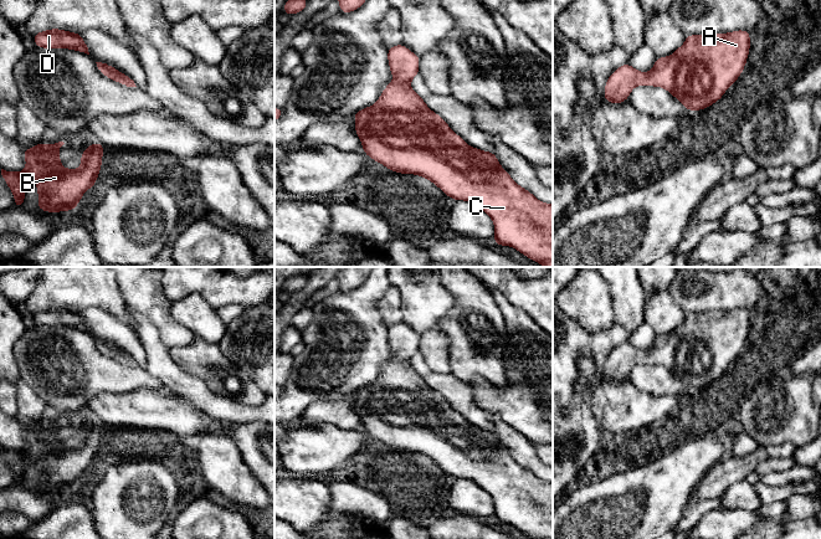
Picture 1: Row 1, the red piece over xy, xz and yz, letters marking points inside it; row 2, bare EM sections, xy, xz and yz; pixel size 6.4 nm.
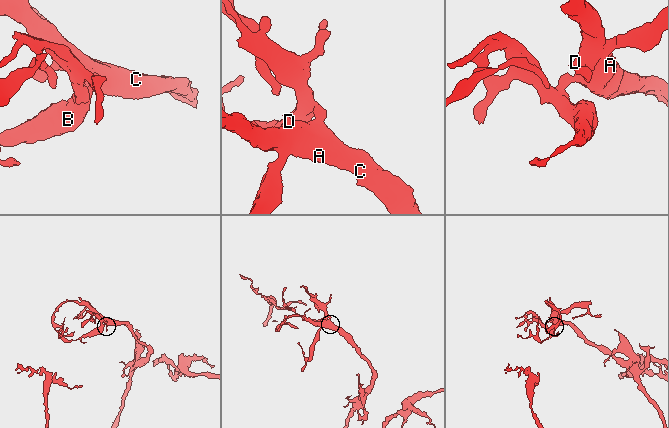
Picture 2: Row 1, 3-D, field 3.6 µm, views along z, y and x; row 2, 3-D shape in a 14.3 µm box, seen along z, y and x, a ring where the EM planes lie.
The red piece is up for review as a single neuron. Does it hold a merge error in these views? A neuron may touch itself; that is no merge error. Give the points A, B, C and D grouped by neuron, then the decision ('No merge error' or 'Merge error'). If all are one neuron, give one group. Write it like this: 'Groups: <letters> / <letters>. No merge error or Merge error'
Groups: A B C D. No merge error

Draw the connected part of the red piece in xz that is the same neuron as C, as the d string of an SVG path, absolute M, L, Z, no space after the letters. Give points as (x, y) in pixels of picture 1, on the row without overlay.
M399 322L388 327L388 339L394 359L384 366L375 383L353 392L354 409L360 416L363 430L395 451L429 457L455 479L465 478L477 483L494 502L493 522L497 524L510 524L533 539L553 539L553 483L539 479L532 471L519 464L501 445L497 433L469 425L441 394L426 384L425 379L410 365L412 356L420 353L420 334Z

